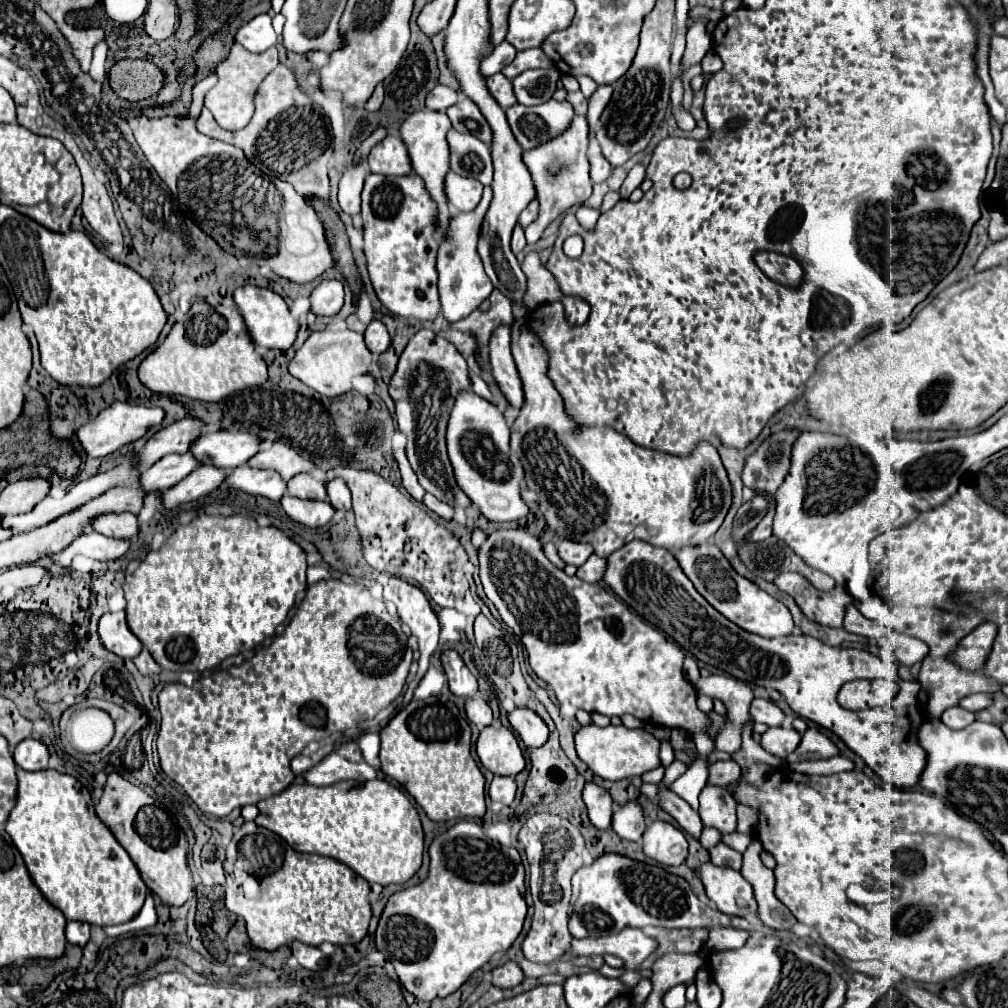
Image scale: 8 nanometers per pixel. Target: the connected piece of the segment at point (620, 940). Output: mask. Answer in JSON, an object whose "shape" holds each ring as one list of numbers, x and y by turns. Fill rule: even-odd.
{"shape":[[626,927,616,935,572,939,566,959,590,957,590,955,616,955,624,961,625,973,620,977,626,987,634,988,641,980,640,963,658,947,652,937,646,937,640,929]]}

